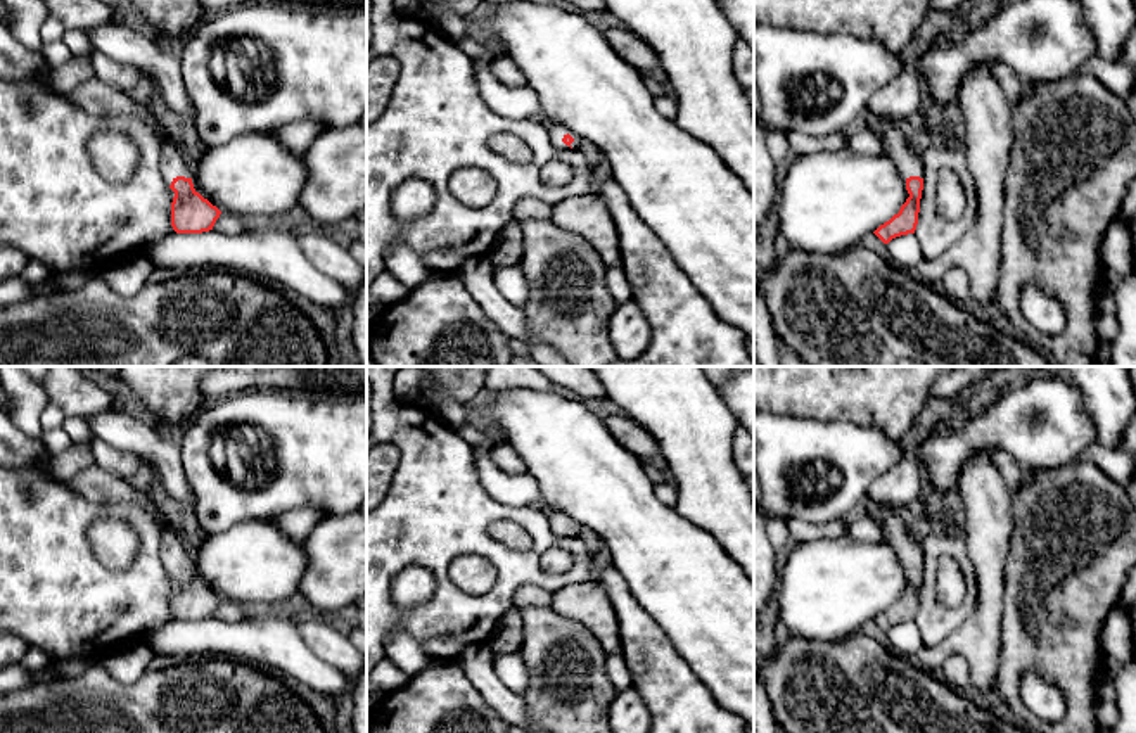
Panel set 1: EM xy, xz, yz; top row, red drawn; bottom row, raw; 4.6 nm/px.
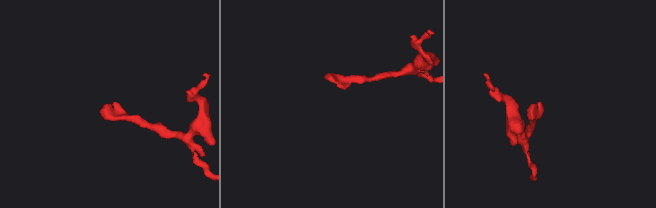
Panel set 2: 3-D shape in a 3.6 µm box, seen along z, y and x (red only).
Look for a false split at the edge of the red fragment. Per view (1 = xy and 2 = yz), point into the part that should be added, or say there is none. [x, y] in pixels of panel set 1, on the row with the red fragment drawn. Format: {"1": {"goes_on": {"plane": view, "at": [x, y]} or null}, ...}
{"1": {"goes_on": {"plane": "xy", "at": [99, 99]}}, "2": {"goes_on": {"plane": "yz", "at": [896, 147]}}}

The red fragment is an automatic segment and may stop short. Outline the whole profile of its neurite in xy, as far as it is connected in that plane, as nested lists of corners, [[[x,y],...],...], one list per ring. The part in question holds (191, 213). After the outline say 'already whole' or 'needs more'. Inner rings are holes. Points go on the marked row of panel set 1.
[[[97,78],[71,93],[59,95],[99,118],[140,116],[145,119],[161,138],[159,171],[173,197],[173,230],[176,233],[202,233],[213,230],[221,211],[194,188],[192,171],[180,147],[175,143],[173,133],[157,121],[147,102],[133,100],[128,93]]]; needs more

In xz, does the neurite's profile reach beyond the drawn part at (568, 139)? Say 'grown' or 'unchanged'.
grown

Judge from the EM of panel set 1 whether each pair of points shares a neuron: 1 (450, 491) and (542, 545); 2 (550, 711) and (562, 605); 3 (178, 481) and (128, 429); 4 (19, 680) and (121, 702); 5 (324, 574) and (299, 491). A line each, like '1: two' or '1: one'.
1: one
2: two
3: one
4: two
5: two

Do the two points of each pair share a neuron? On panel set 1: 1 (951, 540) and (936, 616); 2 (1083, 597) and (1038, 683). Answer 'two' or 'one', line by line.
1: one
2: two

